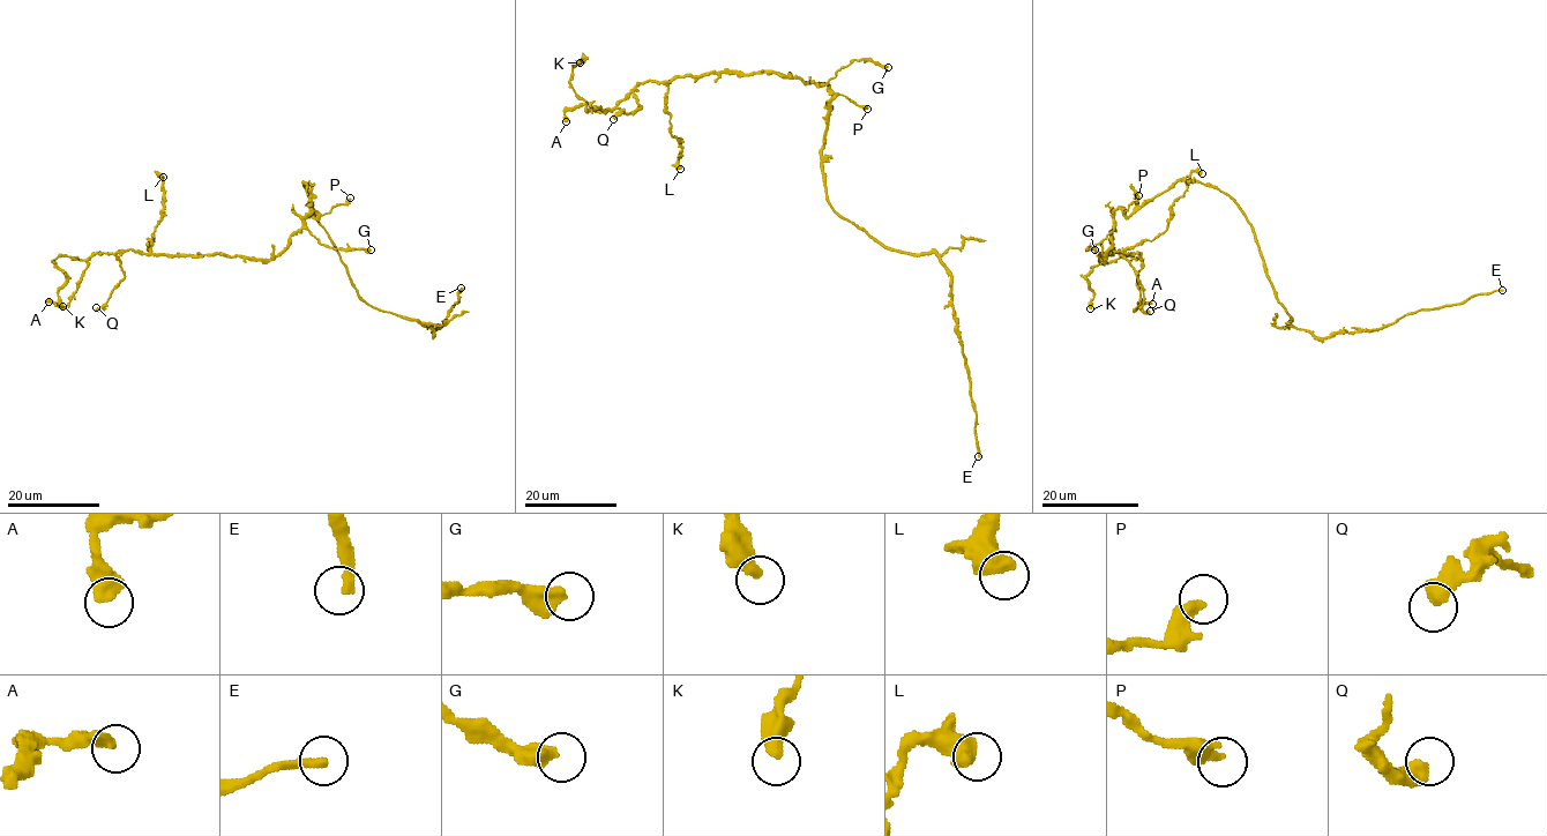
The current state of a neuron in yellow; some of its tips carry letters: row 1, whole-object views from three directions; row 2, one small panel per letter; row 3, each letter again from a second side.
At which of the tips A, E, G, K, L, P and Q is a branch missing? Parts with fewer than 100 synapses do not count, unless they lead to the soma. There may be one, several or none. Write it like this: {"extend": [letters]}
{"extend": ["E"]}

